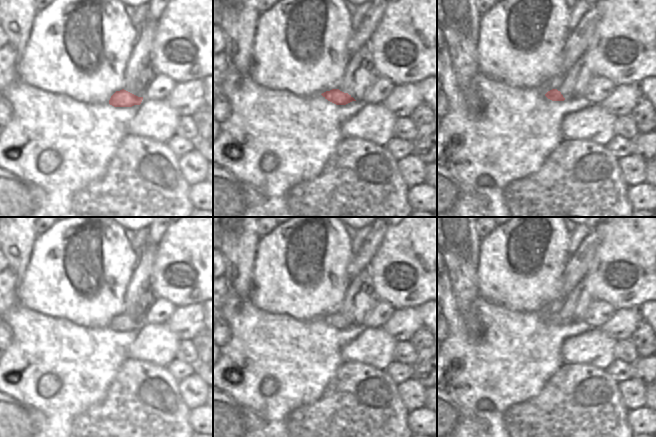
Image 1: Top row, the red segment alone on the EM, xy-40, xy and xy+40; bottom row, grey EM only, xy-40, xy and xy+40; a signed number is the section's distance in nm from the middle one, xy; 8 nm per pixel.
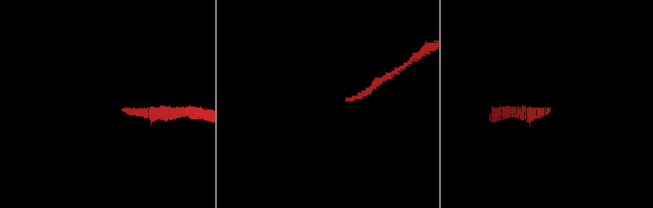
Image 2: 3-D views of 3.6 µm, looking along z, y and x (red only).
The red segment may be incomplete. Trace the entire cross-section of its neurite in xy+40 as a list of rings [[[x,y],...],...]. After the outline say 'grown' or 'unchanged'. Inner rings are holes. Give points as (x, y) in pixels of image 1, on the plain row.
[[[542,309],[540,313],[543,314],[543,318],[552,325],[564,325],[565,322],[561,318],[560,315],[556,313],[556,311],[548,311],[546,309]]]; grown

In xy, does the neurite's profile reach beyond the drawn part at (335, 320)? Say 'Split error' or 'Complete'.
Complete.

